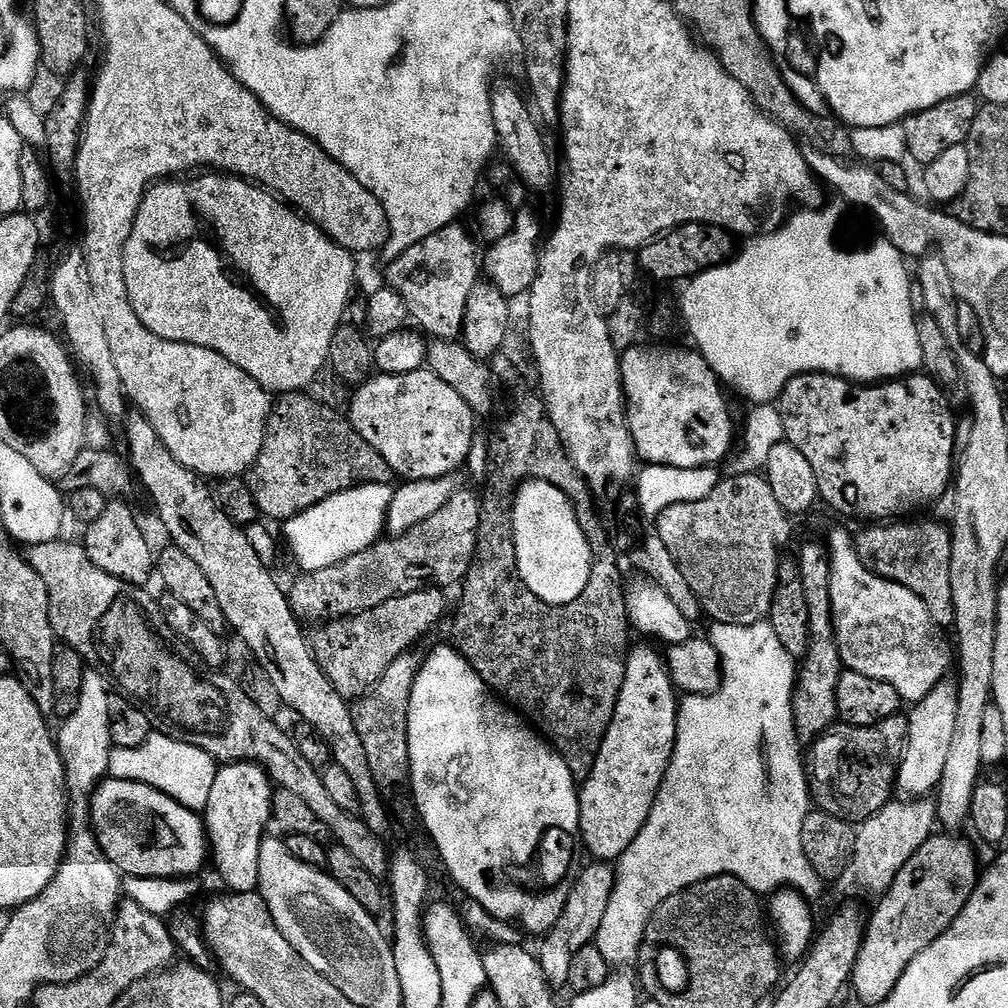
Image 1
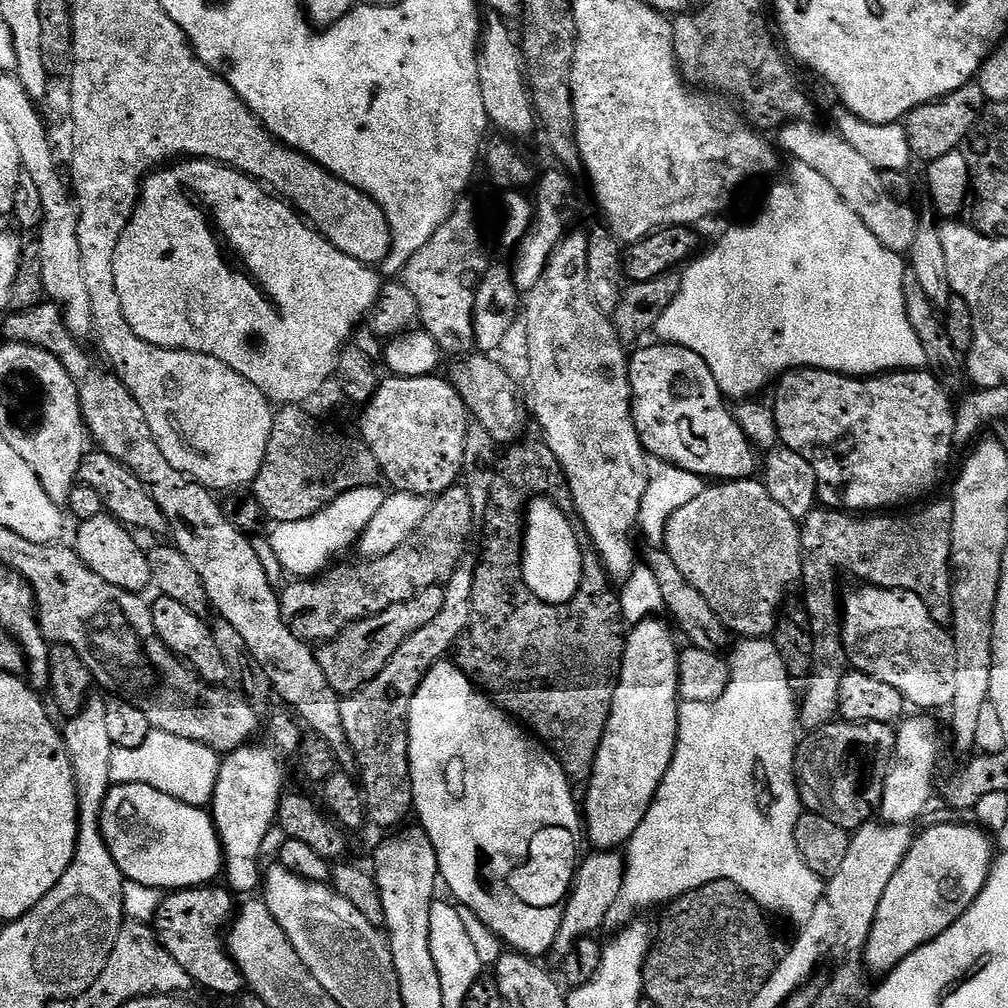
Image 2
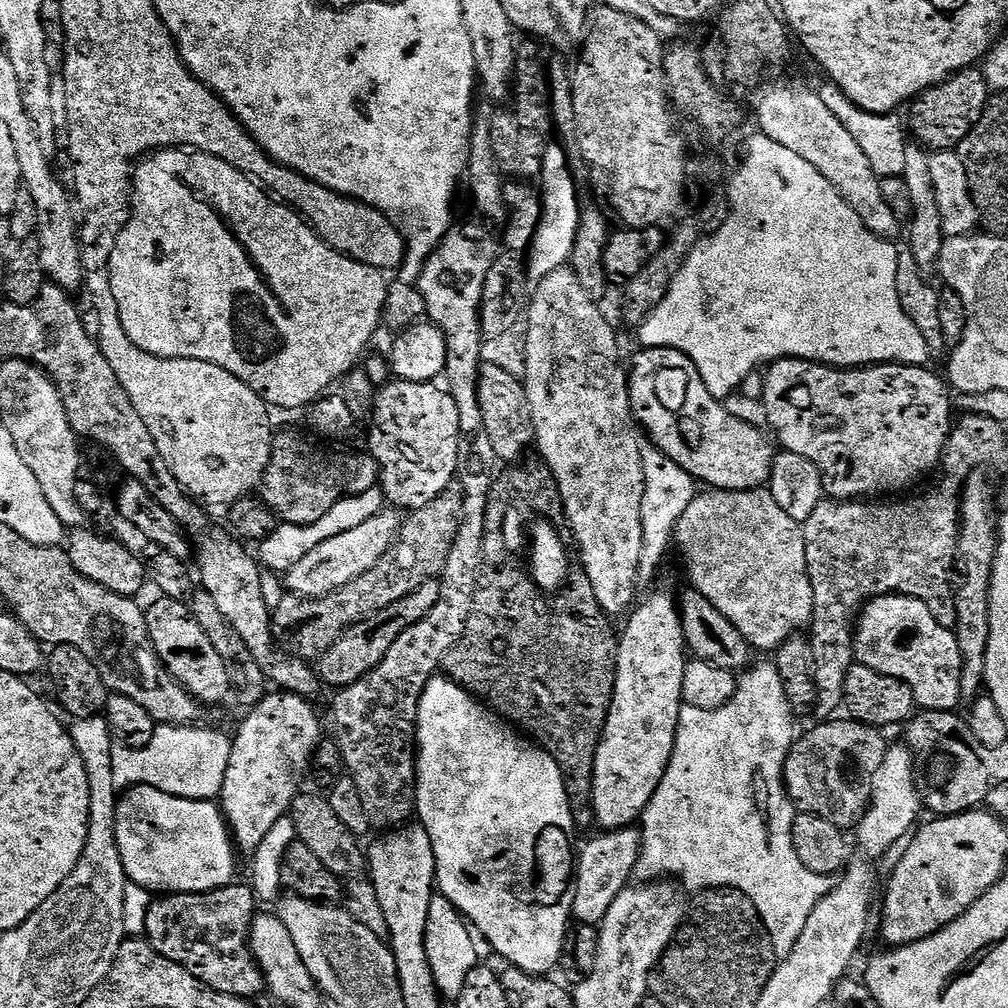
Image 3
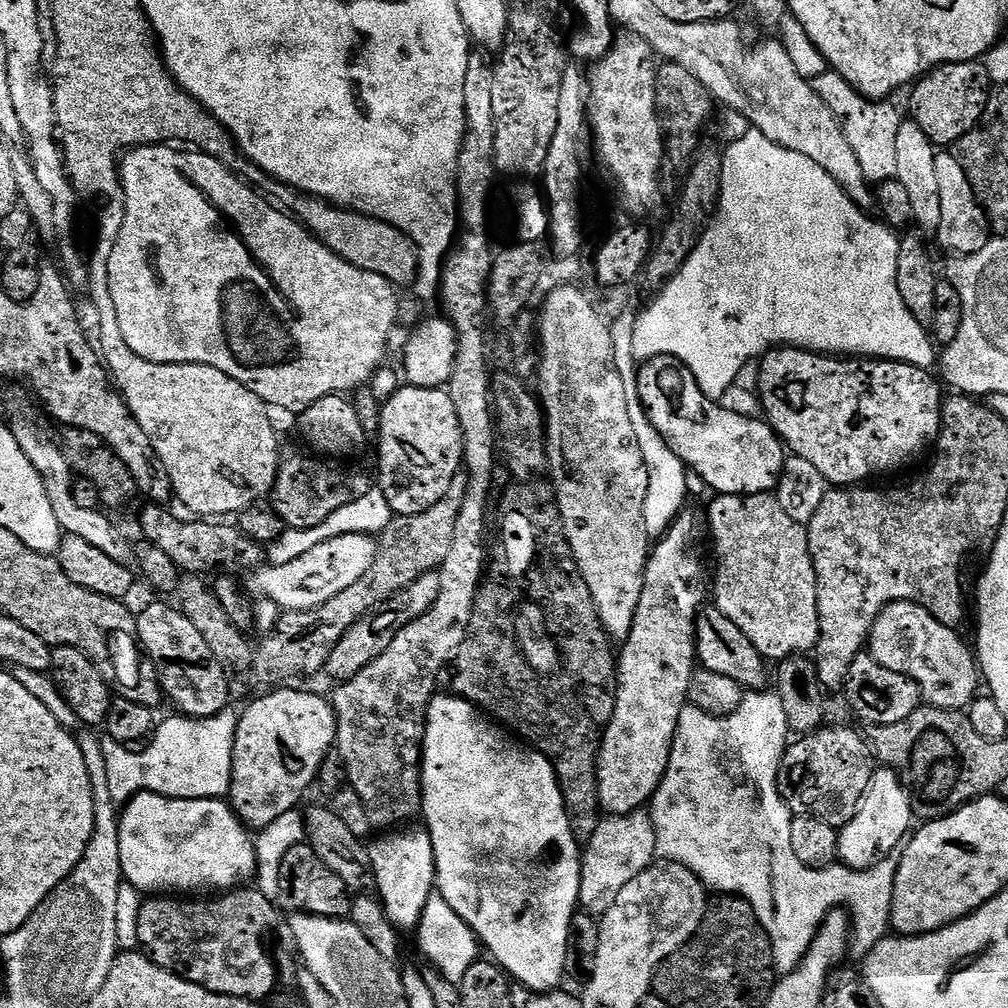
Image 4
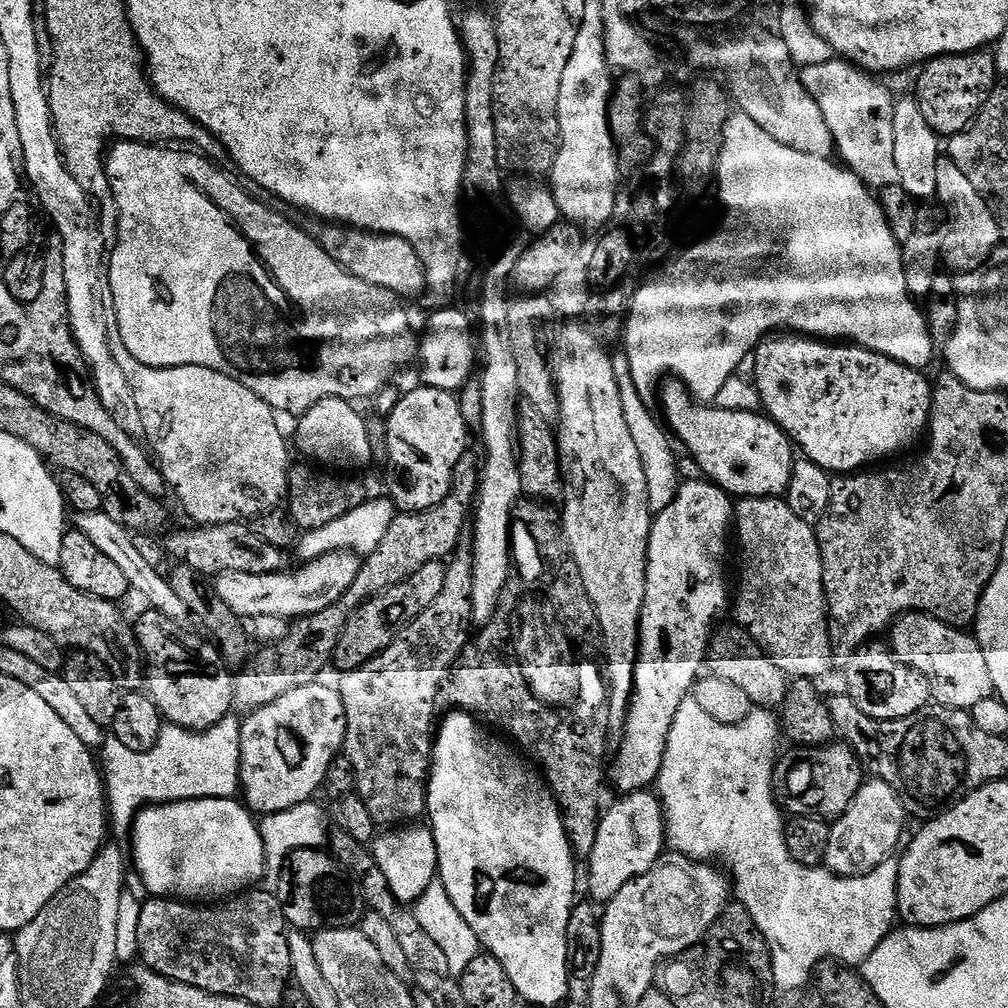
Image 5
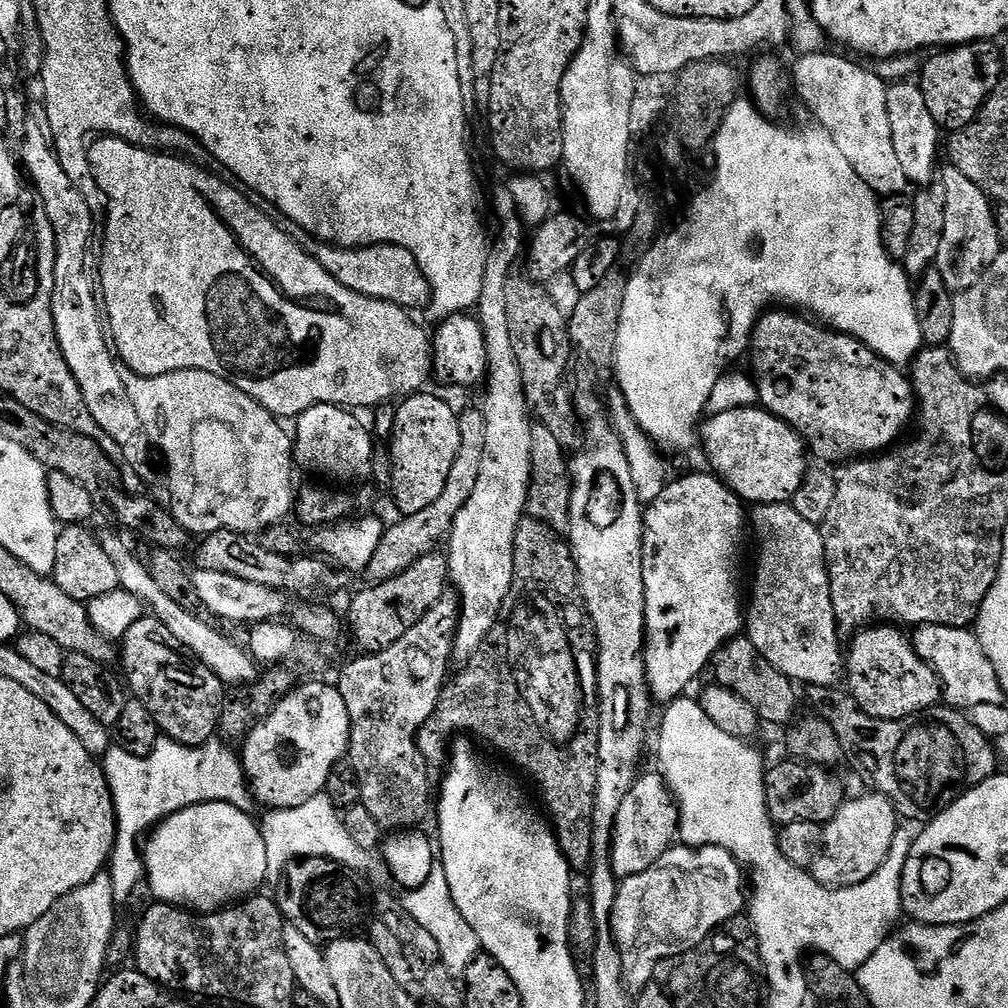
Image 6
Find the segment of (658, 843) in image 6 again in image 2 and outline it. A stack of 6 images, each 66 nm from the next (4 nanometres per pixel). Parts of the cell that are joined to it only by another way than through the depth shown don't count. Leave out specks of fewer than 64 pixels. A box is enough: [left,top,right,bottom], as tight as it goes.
[552,850,625,958]

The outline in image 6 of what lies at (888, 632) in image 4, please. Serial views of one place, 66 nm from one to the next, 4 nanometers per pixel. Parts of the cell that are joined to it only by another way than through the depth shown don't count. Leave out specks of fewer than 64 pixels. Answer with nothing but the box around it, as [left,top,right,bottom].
[910,624,1006,710]

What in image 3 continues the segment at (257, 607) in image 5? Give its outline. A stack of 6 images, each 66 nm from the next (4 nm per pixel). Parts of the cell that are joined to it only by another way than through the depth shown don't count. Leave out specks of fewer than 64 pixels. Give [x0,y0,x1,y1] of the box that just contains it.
[283,510,402,600]

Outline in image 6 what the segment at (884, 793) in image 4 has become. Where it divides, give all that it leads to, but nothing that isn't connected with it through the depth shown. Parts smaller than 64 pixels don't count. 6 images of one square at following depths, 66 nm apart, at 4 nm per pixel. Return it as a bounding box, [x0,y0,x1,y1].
[810,794,898,888]

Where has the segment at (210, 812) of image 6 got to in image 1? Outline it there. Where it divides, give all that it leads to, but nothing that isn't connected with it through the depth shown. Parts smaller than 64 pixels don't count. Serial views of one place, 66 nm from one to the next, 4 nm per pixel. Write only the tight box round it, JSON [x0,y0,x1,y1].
[90,778,210,880]

